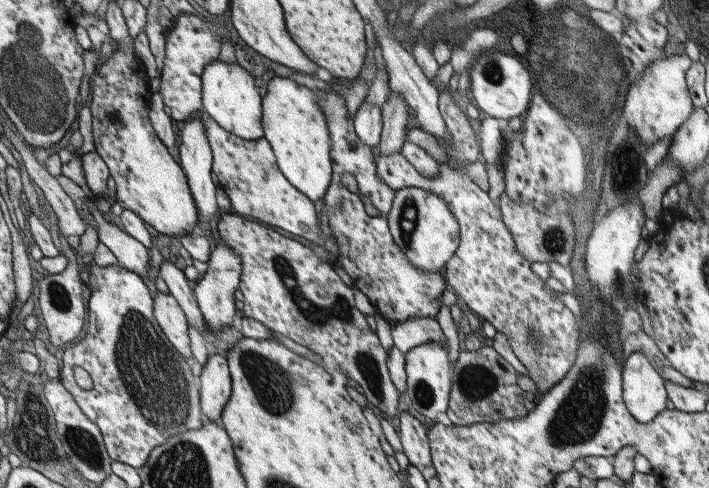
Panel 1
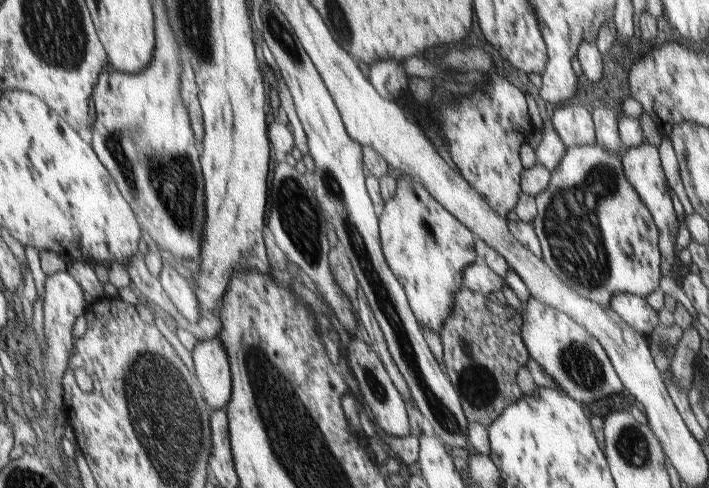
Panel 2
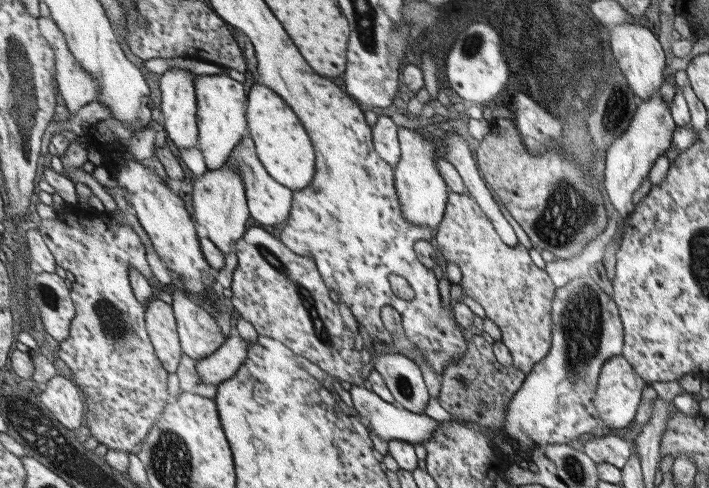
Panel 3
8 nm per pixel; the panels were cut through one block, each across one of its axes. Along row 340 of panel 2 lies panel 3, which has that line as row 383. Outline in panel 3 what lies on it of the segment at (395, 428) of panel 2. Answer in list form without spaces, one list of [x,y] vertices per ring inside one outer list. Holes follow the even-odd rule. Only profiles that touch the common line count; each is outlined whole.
[[[250,227],[244,236],[237,242],[234,254],[237,256],[237,267],[233,270],[232,306],[250,324],[254,325],[258,335],[272,338],[287,344],[298,356],[304,356],[311,363],[320,367],[329,376],[334,376],[339,381],[345,380],[352,385],[364,386],[360,352],[354,350],[358,346],[354,342],[354,334],[346,334],[346,324],[340,316],[338,301],[332,301],[330,290],[326,288],[320,272],[316,270],[316,263],[309,257],[300,256],[292,252],[287,245],[276,240],[272,234],[268,234],[262,227]]]

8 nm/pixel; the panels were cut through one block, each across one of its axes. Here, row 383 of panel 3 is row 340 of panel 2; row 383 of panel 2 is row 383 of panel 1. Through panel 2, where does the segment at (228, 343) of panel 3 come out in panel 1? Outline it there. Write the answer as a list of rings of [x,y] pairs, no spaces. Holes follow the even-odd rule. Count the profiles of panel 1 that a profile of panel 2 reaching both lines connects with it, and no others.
[[[210,354],[203,367],[202,375],[199,377],[203,414],[212,421],[220,422],[224,406],[231,395],[231,375],[227,357],[224,354]]]

